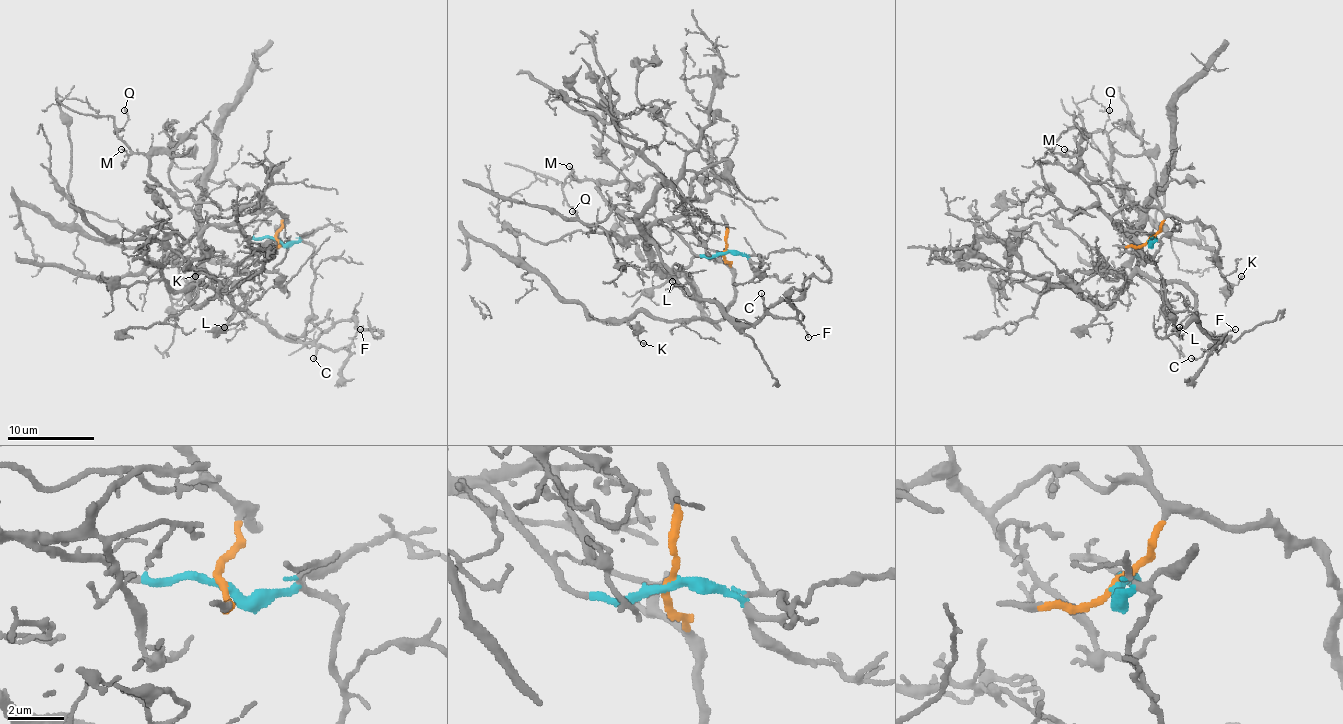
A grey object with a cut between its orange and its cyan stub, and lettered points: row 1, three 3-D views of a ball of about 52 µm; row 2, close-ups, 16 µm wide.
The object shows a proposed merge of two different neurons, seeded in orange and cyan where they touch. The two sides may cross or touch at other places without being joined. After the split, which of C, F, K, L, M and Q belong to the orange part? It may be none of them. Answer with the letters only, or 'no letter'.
K

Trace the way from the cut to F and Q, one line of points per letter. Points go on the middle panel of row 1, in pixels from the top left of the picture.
F: (725, 252), (698, 256), (666, 221), (650, 228), (661, 265), (692, 296), (751, 324), (790, 317), (808, 337)
Q: (725, 252), (698, 256), (666, 221), (631, 223), (591, 180), (567, 177), (563, 184), (572, 210)

